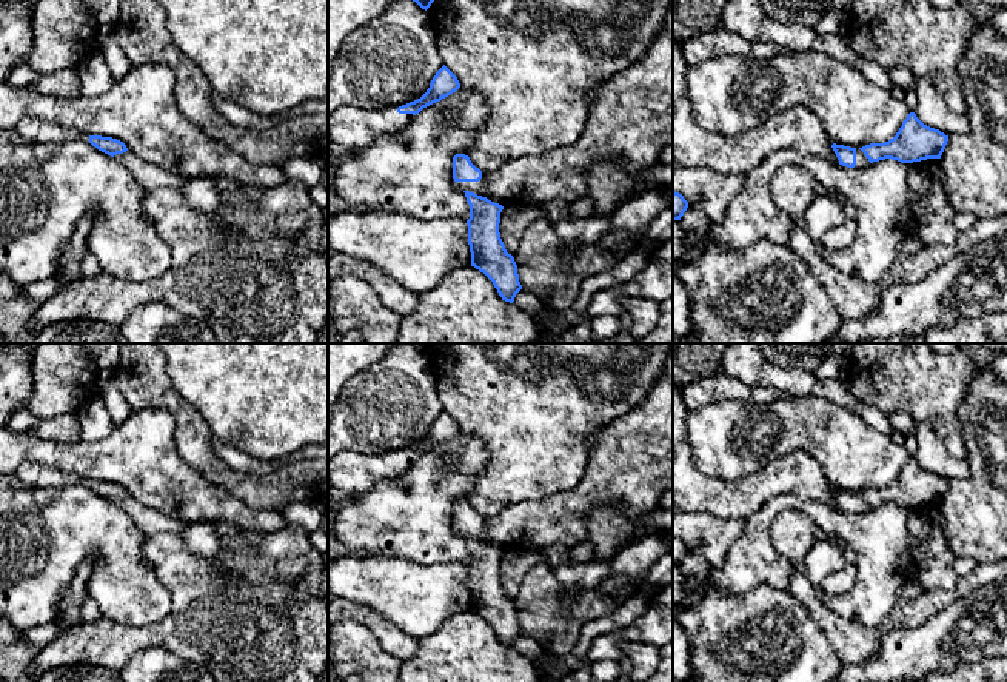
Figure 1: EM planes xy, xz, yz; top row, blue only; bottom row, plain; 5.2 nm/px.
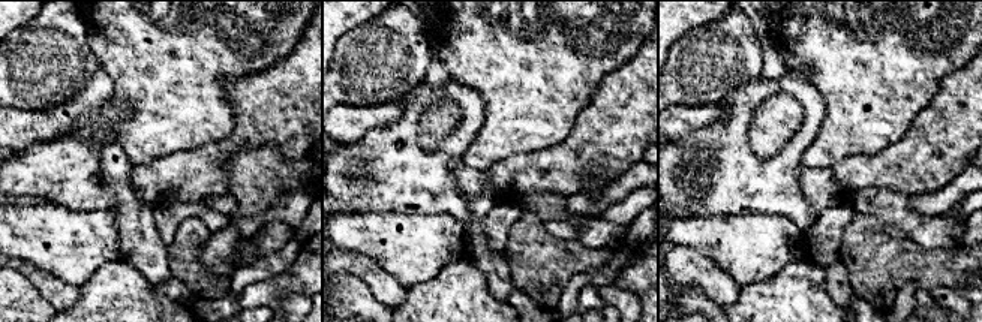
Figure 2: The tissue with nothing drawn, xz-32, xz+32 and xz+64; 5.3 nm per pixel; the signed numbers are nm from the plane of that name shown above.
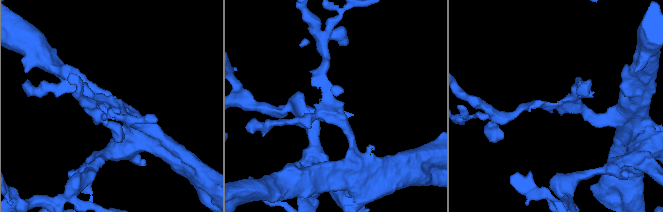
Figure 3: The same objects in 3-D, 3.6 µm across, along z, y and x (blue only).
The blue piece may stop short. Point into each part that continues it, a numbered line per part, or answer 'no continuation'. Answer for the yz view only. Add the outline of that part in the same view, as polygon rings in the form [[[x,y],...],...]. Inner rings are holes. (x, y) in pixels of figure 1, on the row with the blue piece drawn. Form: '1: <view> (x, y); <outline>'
1: yz (861, 160); [[[856,148],[856,165],[855,165],[855,168],[861,169],[861,168],[867,168],[868,165],[870,165],[870,162],[865,157],[865,154],[859,148]]]

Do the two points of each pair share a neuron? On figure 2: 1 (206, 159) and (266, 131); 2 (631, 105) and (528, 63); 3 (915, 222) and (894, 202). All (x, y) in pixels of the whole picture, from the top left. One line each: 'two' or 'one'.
1: one
2: two
3: one

